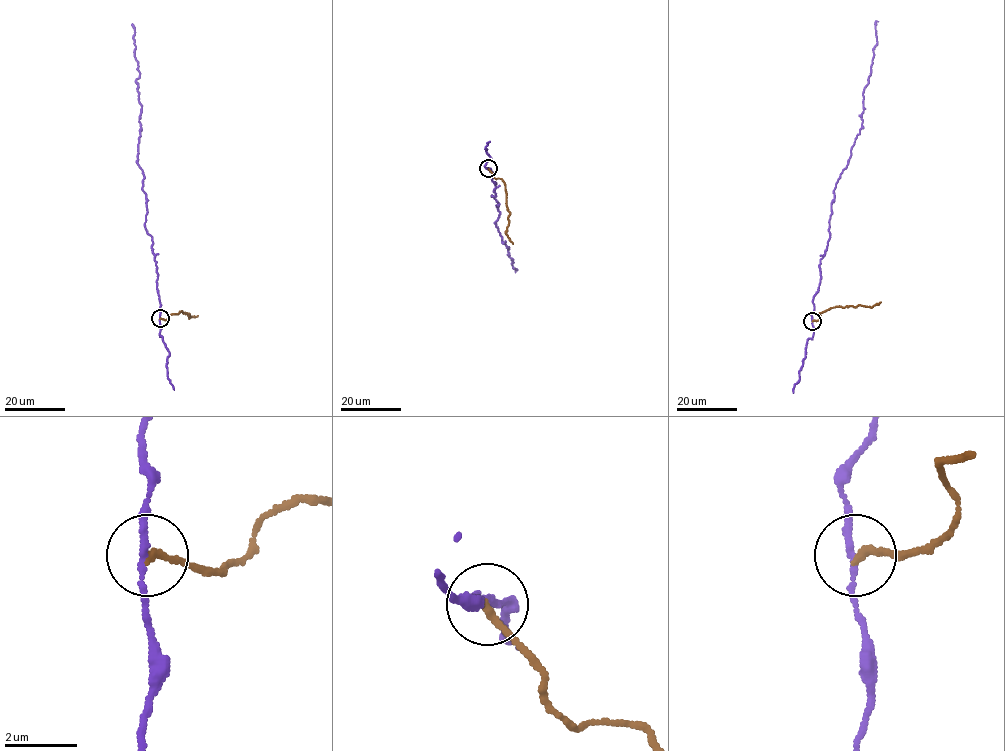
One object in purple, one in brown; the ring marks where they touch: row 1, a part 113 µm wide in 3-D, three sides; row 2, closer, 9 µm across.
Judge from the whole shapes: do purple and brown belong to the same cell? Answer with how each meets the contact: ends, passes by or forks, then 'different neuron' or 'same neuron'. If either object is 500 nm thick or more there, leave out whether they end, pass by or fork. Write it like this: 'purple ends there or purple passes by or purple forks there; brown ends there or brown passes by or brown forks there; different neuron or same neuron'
purple passes by; brown ends there; different neuron

